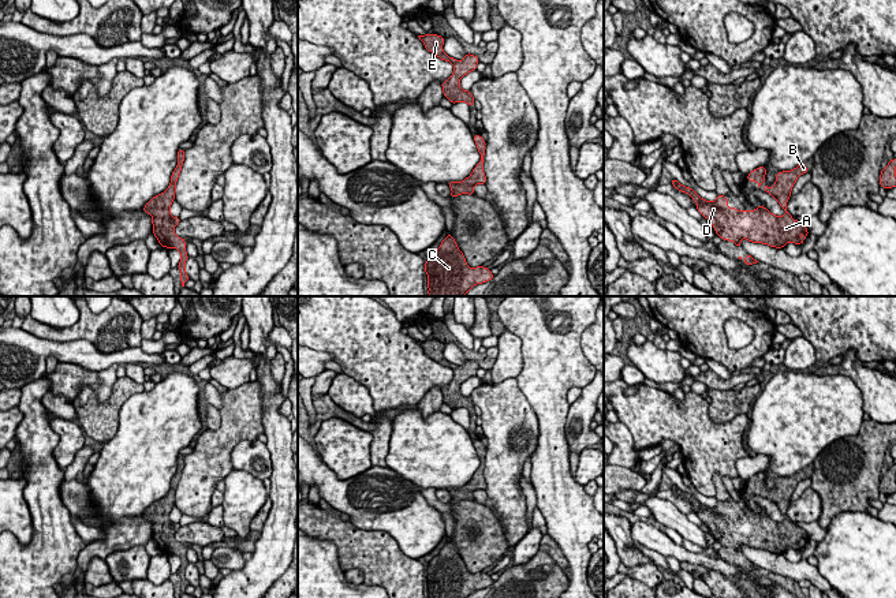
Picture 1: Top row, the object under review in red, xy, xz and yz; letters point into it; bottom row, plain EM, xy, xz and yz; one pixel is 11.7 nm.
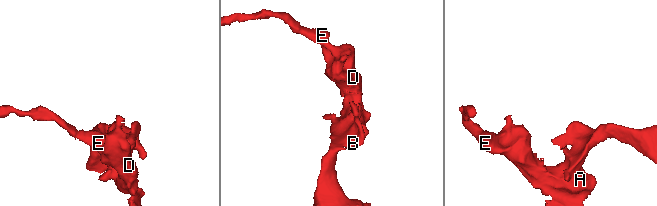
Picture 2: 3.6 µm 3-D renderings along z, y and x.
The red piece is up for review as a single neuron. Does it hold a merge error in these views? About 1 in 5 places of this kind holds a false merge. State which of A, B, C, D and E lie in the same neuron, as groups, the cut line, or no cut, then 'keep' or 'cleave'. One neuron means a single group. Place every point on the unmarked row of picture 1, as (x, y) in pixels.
A B C D E; no cut; keep

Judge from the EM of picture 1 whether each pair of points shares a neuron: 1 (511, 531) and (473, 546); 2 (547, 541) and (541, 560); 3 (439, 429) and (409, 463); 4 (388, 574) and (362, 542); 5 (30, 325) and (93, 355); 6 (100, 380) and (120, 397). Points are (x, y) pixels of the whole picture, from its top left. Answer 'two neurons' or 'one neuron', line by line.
1: two neurons
2: two neurons
3: one neuron
4: one neuron
5: two neurons
6: two neurons

